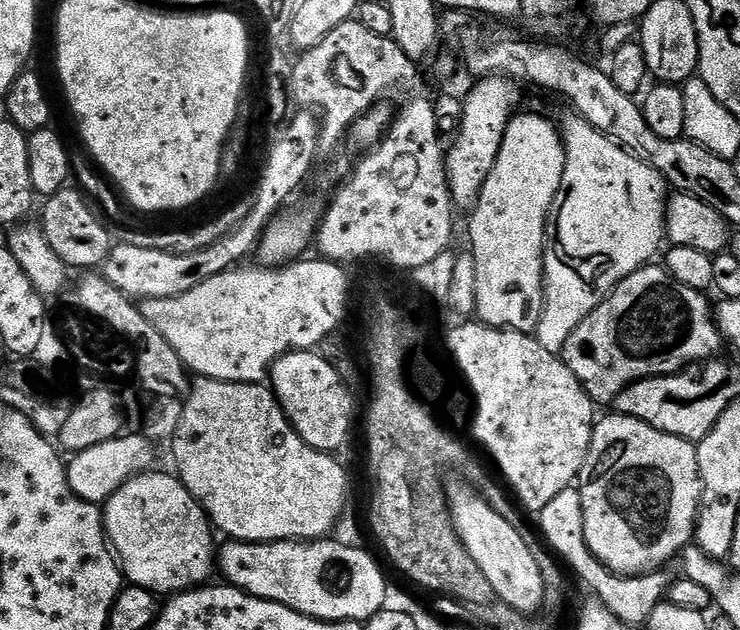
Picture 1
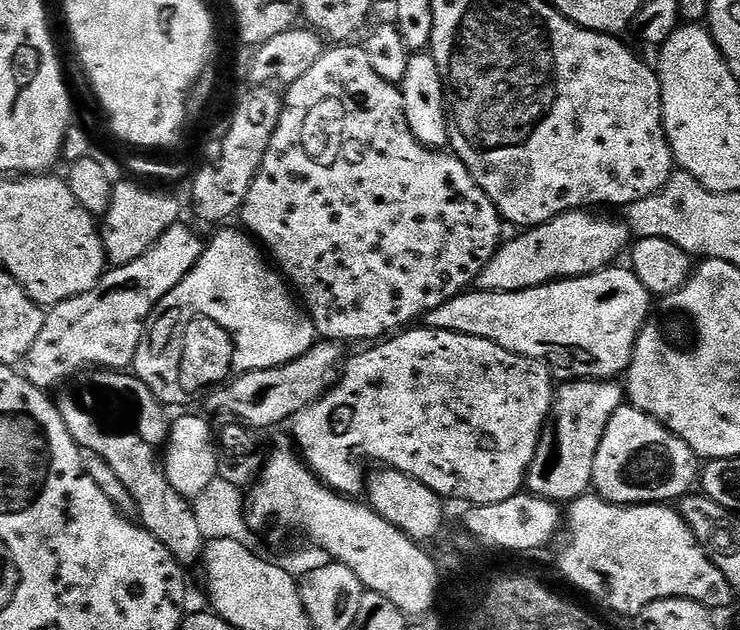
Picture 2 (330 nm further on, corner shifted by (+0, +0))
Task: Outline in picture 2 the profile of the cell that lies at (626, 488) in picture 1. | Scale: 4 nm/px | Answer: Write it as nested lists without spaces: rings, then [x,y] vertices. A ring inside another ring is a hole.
[[[625,406],[620,408],[614,418],[610,418],[610,426],[606,426],[606,434],[602,434],[602,442],[598,446],[598,454],[594,458],[592,471],[592,488],[595,495],[611,504],[658,504],[676,502],[680,497],[689,495],[698,480],[698,457],[682,438],[678,438],[669,428],[659,424],[652,416],[642,410]]]

